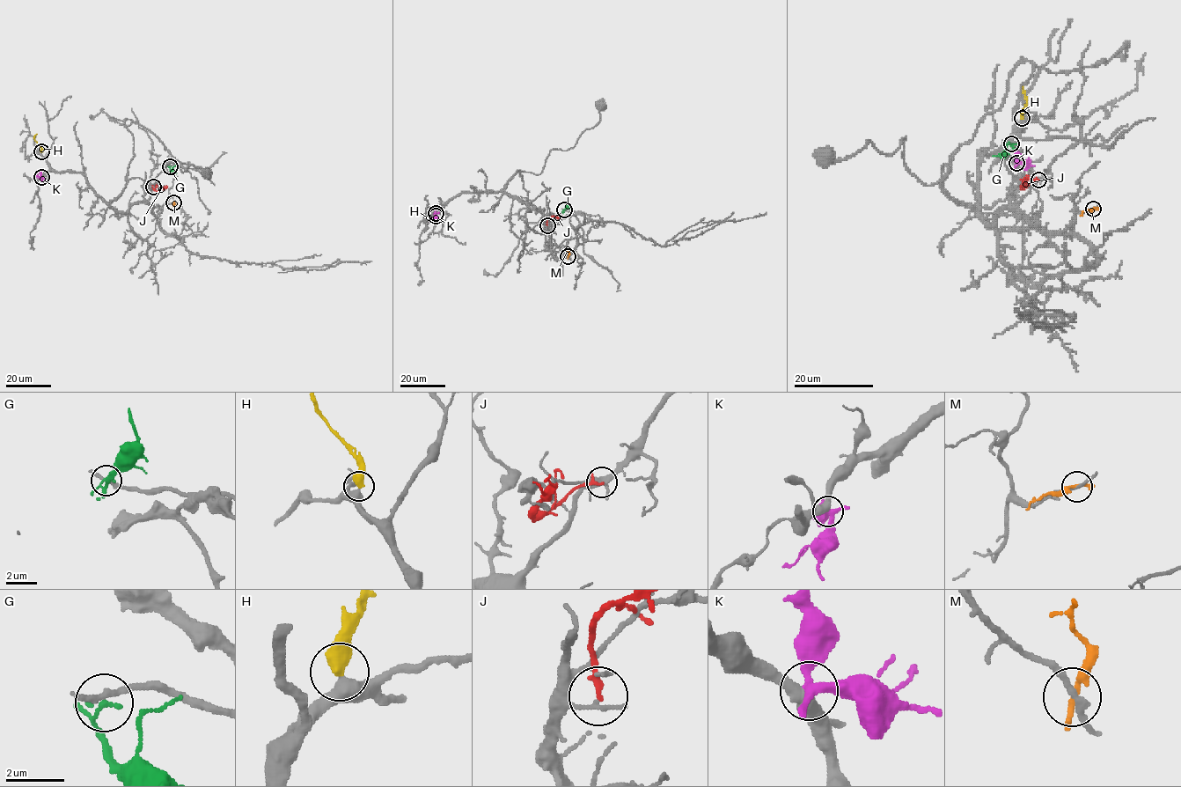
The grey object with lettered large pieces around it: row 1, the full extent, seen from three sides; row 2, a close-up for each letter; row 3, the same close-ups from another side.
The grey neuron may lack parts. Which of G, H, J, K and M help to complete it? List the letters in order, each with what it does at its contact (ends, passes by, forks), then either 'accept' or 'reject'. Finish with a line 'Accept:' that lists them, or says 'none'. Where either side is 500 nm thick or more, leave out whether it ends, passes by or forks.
G: it passes by; reject
H: accept
J: it ends there; reject
K: it forks there; reject
M: it ends there; reject
Accept: H

